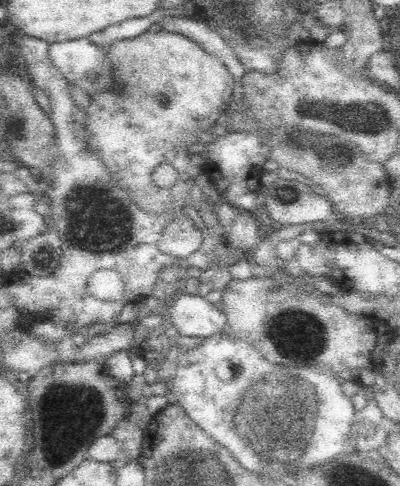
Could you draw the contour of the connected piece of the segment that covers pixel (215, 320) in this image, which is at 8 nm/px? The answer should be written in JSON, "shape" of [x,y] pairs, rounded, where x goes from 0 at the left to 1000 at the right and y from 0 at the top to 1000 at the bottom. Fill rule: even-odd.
{"shape":[[[455,605],[450,613],[430,613],[415,630],[420,667],[435,671],[455,691],[500,691],[525,695],[535,687],[560,683],[565,646],[550,642],[535,626],[525,626],[505,609]]]}

